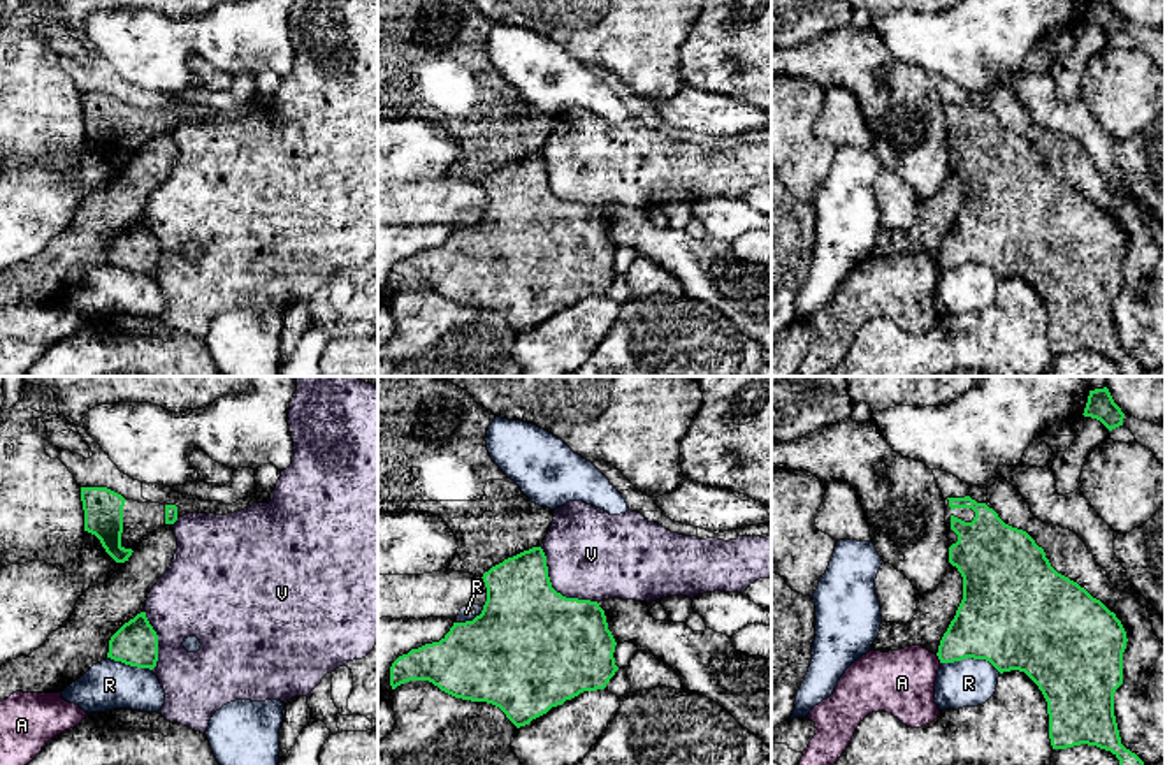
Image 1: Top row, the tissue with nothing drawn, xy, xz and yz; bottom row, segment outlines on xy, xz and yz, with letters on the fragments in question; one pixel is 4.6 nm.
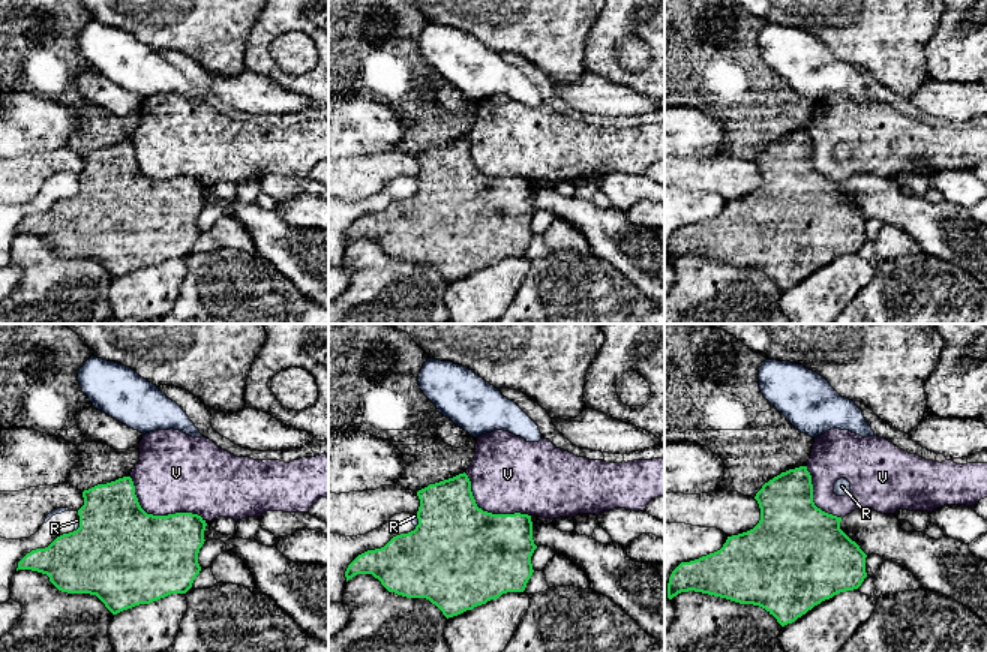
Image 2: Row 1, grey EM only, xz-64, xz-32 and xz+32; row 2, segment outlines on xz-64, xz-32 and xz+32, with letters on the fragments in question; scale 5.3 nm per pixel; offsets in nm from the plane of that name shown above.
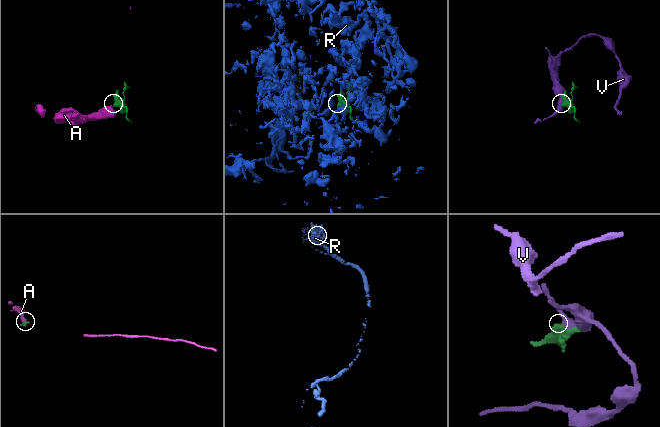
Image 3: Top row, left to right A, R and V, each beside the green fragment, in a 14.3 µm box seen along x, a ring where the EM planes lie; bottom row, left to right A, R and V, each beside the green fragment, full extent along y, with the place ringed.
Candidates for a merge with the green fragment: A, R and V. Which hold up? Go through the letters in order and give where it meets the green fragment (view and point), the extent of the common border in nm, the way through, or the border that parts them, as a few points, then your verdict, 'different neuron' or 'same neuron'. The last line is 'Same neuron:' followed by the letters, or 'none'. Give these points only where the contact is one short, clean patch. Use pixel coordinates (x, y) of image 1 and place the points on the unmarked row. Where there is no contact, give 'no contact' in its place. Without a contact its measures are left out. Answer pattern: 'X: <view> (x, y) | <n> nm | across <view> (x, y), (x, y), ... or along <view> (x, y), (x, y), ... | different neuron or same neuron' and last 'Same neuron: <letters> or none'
A: yz (939, 264) | 50 nm | along yz (935, 261), (940, 269) | different neuron
R: yz (972, 262) | 280 nm | different neuron
V: xz (554, 196) | 360 nm | different neuron
Same neuron: none

